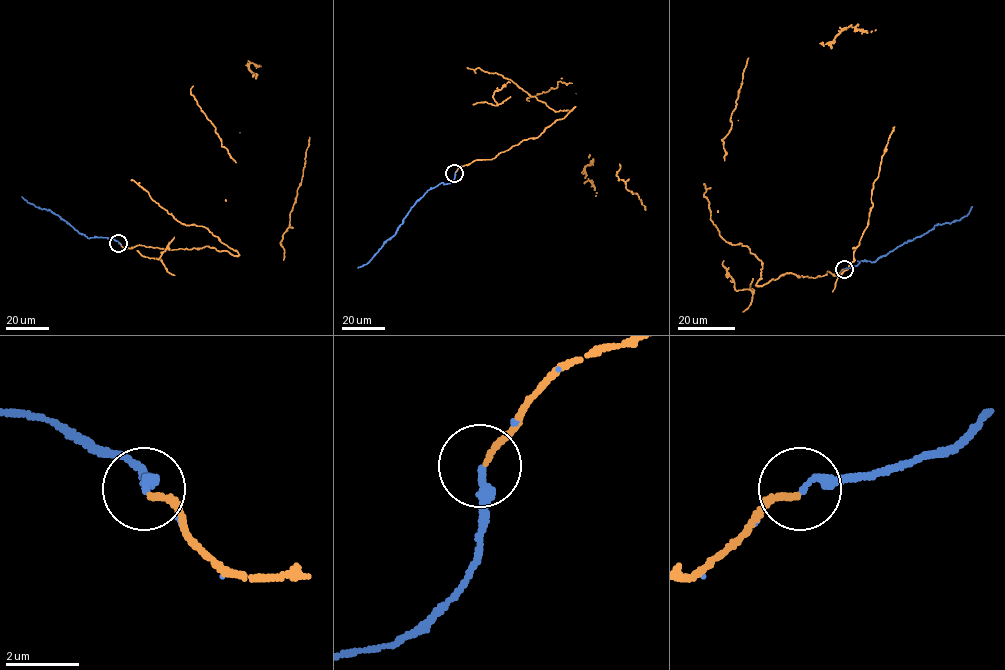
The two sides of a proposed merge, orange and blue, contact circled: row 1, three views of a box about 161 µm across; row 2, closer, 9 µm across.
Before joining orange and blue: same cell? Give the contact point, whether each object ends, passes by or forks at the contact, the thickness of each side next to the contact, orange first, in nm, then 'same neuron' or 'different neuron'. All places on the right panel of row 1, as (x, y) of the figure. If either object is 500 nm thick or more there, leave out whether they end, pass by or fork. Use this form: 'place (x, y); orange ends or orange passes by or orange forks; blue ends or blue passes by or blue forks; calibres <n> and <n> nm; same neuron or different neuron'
place (844, 269); orange ends; blue ends; calibres 150 and 240 nm; same neuron

